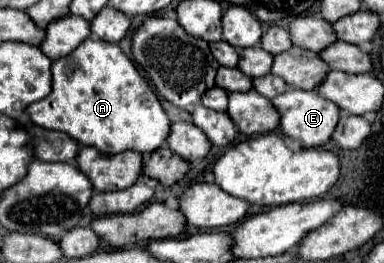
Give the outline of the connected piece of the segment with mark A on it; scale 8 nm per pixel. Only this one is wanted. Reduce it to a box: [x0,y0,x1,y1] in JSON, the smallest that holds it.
[26,37,170,155]

